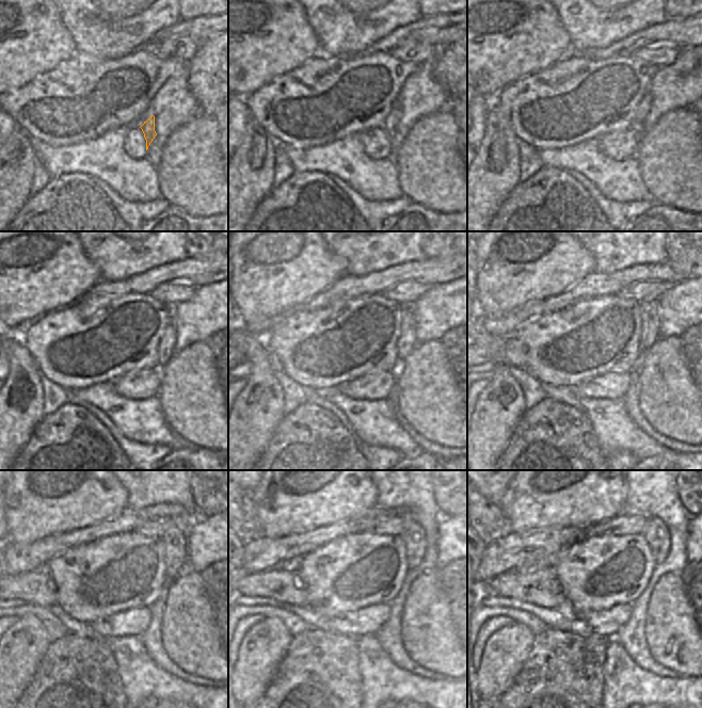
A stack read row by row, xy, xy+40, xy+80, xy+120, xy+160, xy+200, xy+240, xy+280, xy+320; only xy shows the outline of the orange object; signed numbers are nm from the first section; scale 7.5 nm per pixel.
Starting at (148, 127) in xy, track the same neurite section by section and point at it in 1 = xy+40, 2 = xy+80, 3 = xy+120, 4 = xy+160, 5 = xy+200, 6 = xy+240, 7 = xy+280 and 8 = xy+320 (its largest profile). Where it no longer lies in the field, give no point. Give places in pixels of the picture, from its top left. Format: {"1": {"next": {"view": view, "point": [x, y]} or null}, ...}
{"1": {"next": {"view": "xy+40", "point": [395, 114]}}, "2": {"next": {"view": "xy+80", "point": [643, 106]}}, "3": {"next": {"view": "xy+120", "point": [166, 343]}}, "4": {"next": {"view": "xy+160", "point": [405, 342]}}, "5": {"next": {"view": "xy+200", "point": [649, 308]}}, "6": {"next": {"view": "xy+240", "point": [174, 541]}}, "7": {"next": {"view": "xy+280", "point": [414, 537]}}, "8": {"next": {"view": "xy+320", "point": [655, 532]}}}

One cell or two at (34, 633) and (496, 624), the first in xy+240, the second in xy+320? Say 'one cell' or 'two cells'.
two cells

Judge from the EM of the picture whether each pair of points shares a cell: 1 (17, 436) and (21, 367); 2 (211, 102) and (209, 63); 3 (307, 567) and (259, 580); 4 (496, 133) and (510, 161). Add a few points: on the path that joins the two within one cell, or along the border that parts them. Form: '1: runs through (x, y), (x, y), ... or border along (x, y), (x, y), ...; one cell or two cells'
1: runs through (16, 419), (16, 388), (18, 384); one cell
2: runs through (210, 93), (210, 73); one cell
3: border along (282, 567), (297, 573), (305, 585), (306, 593); two cells
4: runs through (499, 140), (499, 150), (504, 155); one cell

